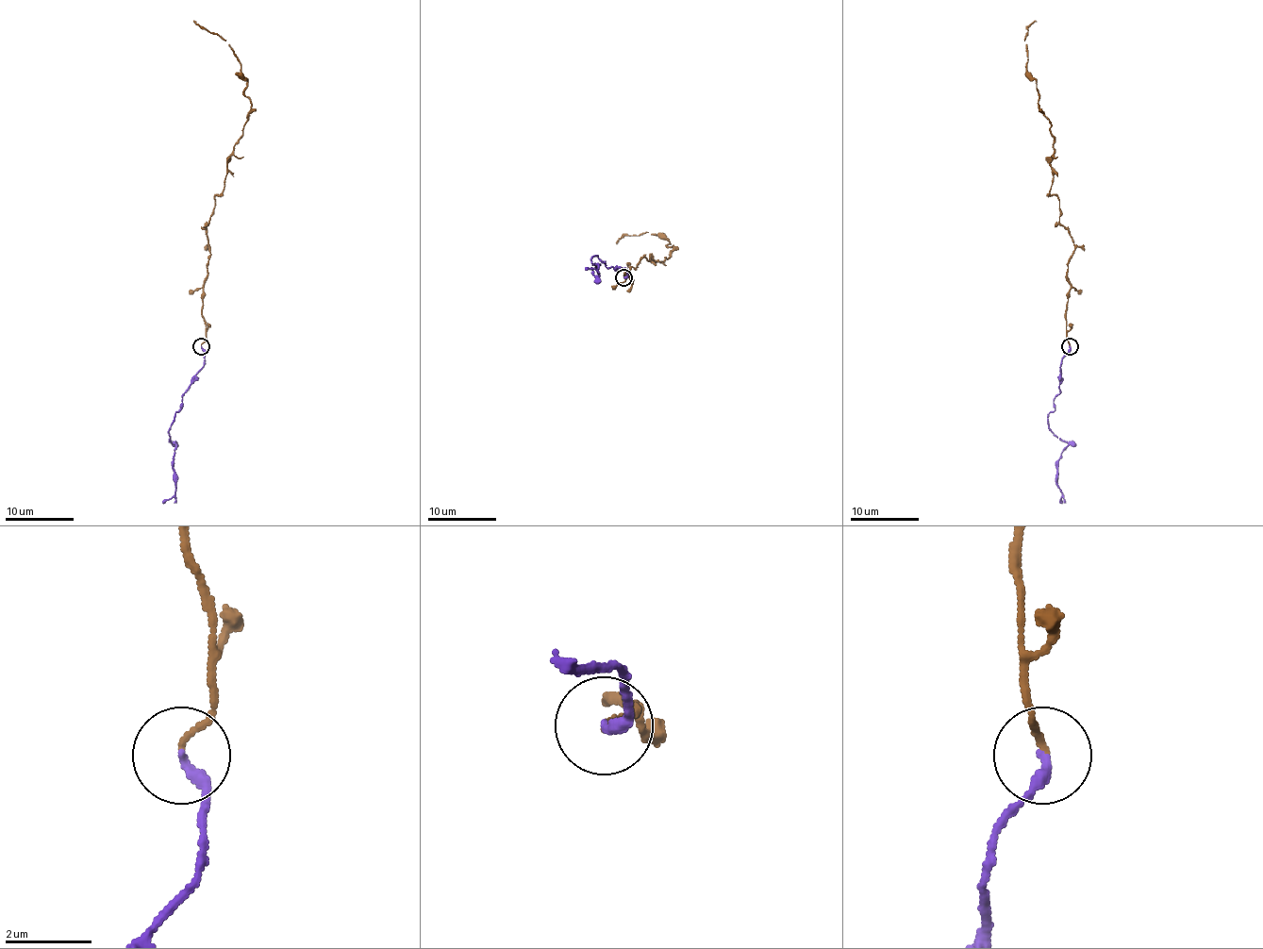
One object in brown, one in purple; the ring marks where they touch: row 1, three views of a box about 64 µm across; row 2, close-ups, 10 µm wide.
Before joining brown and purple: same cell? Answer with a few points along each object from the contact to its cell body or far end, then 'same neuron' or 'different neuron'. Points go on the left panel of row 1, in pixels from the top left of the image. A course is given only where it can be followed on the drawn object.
brown via (201, 346), (207, 232), (251, 101), (230, 46), (192, 21) | purple via (201, 346), (203, 367), (186, 392), (169, 431), (174, 443), (175, 491), (162, 503) | same neuron

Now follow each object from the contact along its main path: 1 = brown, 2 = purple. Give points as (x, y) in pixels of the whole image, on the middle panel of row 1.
1: (623, 277), (629, 274), (631, 283), (642, 258), (663, 260), (673, 245), (648, 231), (615, 243)
2: (623, 277), (625, 269), (608, 267), (596, 256), (591, 258), (596, 275), (595, 266), (598, 267), (585, 267)

